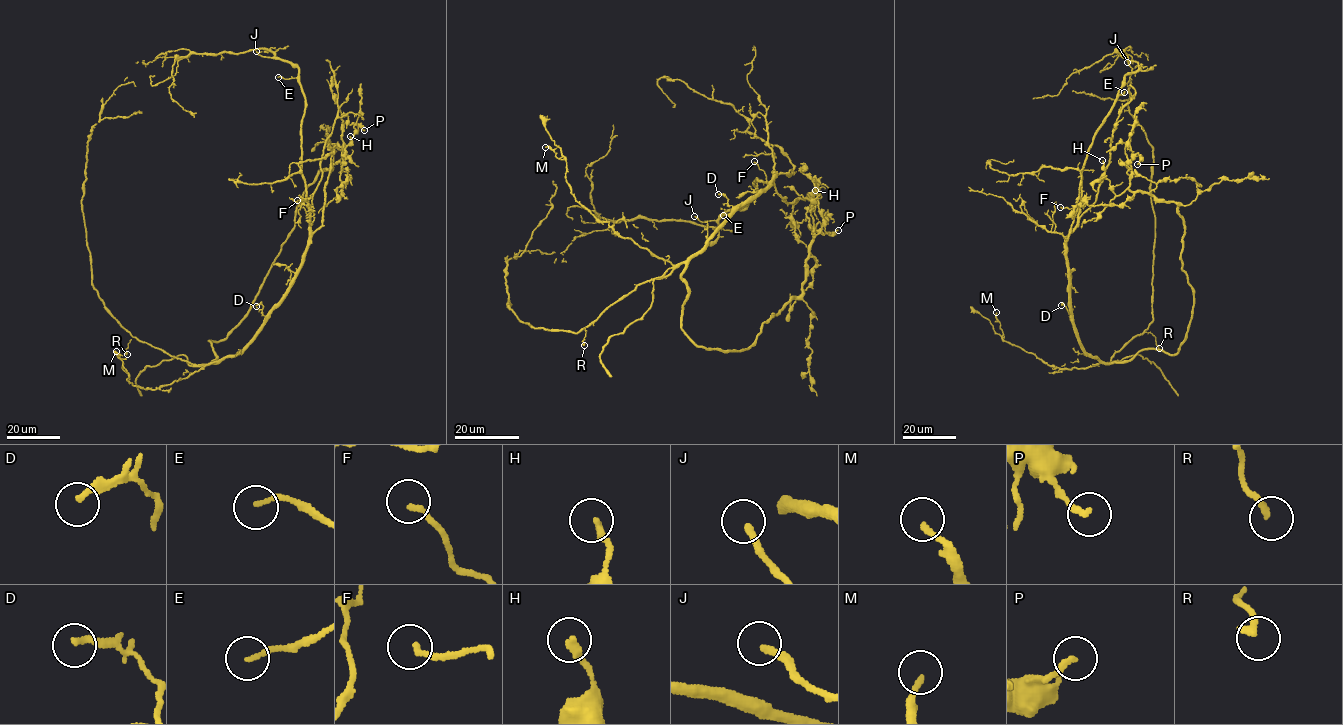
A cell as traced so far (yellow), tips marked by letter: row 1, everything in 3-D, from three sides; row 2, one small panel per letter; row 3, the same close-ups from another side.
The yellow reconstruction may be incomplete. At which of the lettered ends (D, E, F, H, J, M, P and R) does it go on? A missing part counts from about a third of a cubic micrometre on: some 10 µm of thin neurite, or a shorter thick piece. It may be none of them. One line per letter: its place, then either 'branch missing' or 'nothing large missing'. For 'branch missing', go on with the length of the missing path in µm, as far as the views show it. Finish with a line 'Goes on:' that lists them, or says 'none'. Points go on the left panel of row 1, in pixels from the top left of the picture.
D: at (256, 306); nothing large missing
E: at (278, 77); nothing large missing
F: at (297, 200); nothing large missing
H: at (350, 136); nothing large missing
J: at (256, 51); branch missing; about 60 µm are missing
M: at (116, 351); nothing large missing
P: at (364, 130); nothing large missing
R: at (127, 354); nothing large missing
Goes on: J

